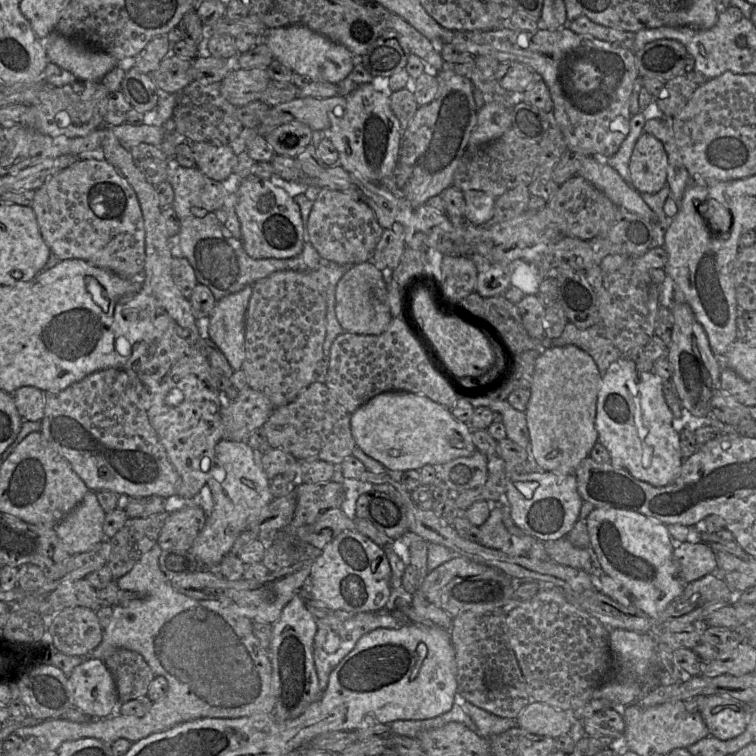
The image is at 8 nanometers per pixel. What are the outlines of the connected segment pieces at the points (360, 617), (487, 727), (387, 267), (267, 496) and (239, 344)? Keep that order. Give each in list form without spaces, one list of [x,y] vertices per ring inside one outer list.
[[[390,539],[384,546],[384,551],[388,558],[391,567],[391,595],[385,606],[380,611],[364,612],[352,614],[345,611],[332,611],[331,615],[322,618],[316,618],[317,632],[314,638],[314,664],[319,680],[319,689],[324,692],[328,686],[329,676],[333,669],[341,662],[341,660],[353,650],[358,640],[366,633],[371,632],[377,628],[398,628],[398,622],[392,615],[395,606],[395,600],[406,593],[402,589],[402,576],[404,574],[406,565],[401,558],[395,553],[393,548],[393,540]]]
[[[460,693],[455,694],[455,703],[460,705],[477,726],[477,734],[483,738],[492,738],[511,728],[517,727],[517,718],[502,718],[483,710],[469,701]]]
[[[394,223],[392,228],[383,229],[374,250],[372,262],[382,272],[391,272],[398,266],[405,248],[402,227]]]
[[[221,439],[215,446],[215,472],[207,481],[213,498],[213,509],[207,515],[204,527],[195,539],[191,553],[207,568],[216,568],[237,539],[247,530],[249,523],[274,499],[269,490],[270,480],[259,463],[262,454],[244,441]]]
[[[252,285],[216,302],[208,319],[199,319],[200,333],[207,336],[225,355],[232,369],[242,369],[245,357],[245,320]]]

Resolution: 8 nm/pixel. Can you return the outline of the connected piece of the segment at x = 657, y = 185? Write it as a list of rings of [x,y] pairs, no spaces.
[[[642,133],[634,146],[630,162],[632,187],[639,193],[655,194],[667,183],[668,155],[660,140]]]

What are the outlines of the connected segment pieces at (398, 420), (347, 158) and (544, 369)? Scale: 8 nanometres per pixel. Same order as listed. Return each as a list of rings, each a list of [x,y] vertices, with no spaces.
[[[411,392],[377,394],[351,414],[350,427],[356,446],[392,473],[420,470],[425,465],[443,466],[476,450],[468,423],[458,421],[443,405]]]
[[[364,83],[345,96],[345,105],[337,105],[328,113],[330,141],[339,154],[339,164],[349,173],[369,182],[380,183],[398,165],[401,127],[393,114],[389,97]]]
[[[575,345],[549,347],[540,351],[535,361],[531,396],[525,411],[530,437],[529,448],[539,470],[572,474],[590,456],[590,451],[598,442],[595,417],[601,378],[602,374],[591,355]]]

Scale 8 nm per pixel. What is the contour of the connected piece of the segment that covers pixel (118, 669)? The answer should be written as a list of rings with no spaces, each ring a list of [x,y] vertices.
[[[119,648],[107,656],[104,663],[114,678],[119,703],[147,695],[156,675],[139,653]]]

